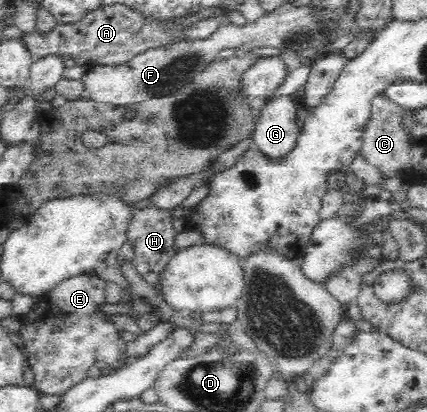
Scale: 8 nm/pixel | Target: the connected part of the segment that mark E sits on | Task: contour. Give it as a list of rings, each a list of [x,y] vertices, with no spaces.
[[[79,275],[60,282],[51,292],[34,298],[31,310],[21,317],[22,328],[20,337],[24,349],[24,358],[34,374],[34,386],[42,394],[63,395],[72,386],[84,380],[86,371],[94,366],[95,362],[104,362],[110,365],[126,362],[124,346],[126,342],[118,336],[119,330],[112,322],[105,320],[104,311],[100,306],[106,304],[105,283],[98,277]]]

